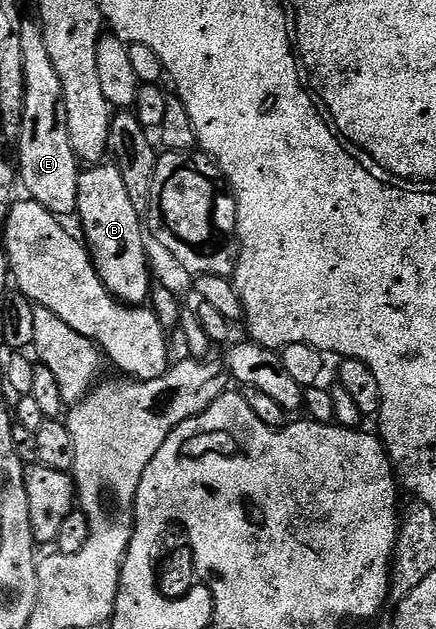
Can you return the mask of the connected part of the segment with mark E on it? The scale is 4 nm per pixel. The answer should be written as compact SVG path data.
M26 17L22 20L20 29L22 52L24 53L24 117L20 125L20 133L16 140L18 155L16 166L21 186L31 200L44 209L48 209L59 217L73 216L78 210L78 177L80 160L72 149L72 141L68 137L68 113L64 109L64 85L60 85L60 77L56 73L56 65L52 65L52 57L48 57L48 45L44 39L41 22Z

